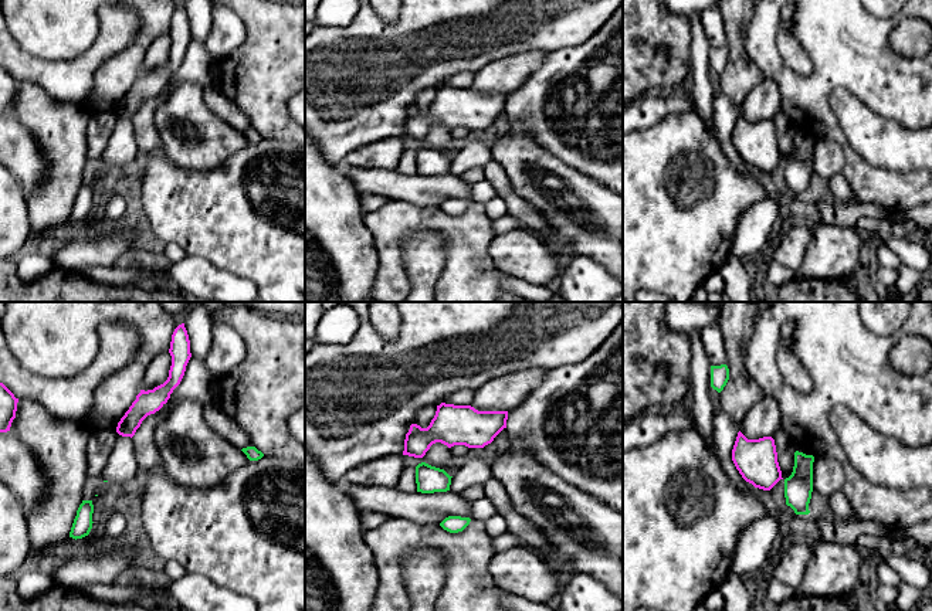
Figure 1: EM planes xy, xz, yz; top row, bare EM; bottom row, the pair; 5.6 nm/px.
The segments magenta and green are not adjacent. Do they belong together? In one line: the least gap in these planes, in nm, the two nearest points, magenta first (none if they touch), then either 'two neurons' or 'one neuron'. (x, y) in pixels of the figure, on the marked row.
gap 20 nm; span yz (782, 478), (785, 479); two neurons

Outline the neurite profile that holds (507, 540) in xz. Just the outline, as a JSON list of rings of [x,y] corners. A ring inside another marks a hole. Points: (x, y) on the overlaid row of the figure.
[[[505,533],[502,536],[496,536],[496,537],[494,537],[492,542],[494,542],[495,553],[508,550],[511,547],[521,546],[519,539],[516,536],[514,536],[514,534],[511,534],[511,533]]]

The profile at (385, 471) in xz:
[[[390,454],[353,466],[345,473],[343,481],[353,485],[377,485],[383,488],[393,488],[397,485],[403,468],[403,454]]]

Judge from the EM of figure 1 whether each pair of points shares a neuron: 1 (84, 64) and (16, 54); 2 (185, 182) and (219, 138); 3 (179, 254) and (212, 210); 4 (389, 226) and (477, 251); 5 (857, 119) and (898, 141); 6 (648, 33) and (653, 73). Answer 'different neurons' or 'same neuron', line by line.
1: same neuron
2: different neurons
3: different neurons
4: same neuron
5: same neuron
6: same neuron

